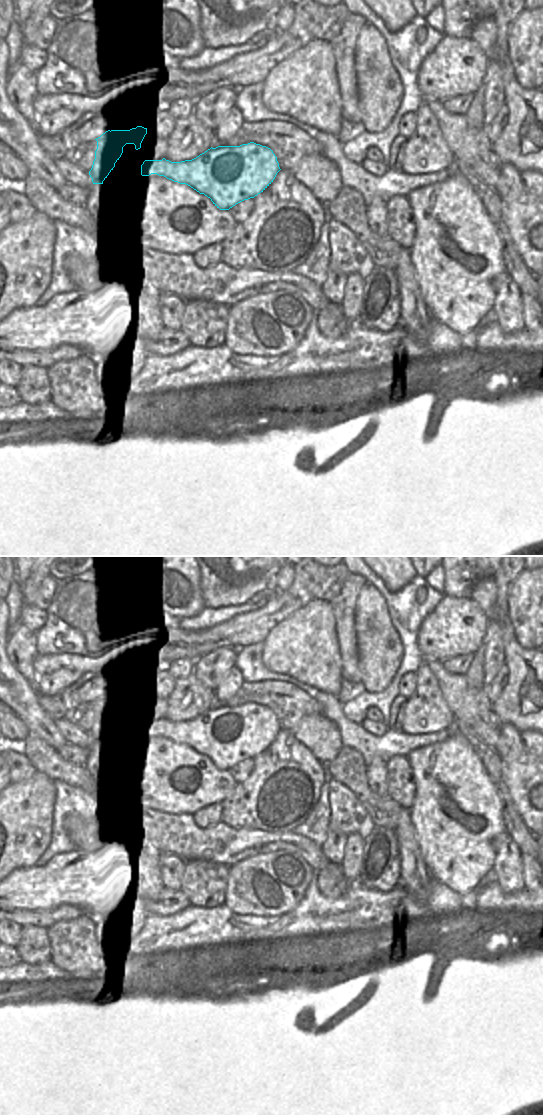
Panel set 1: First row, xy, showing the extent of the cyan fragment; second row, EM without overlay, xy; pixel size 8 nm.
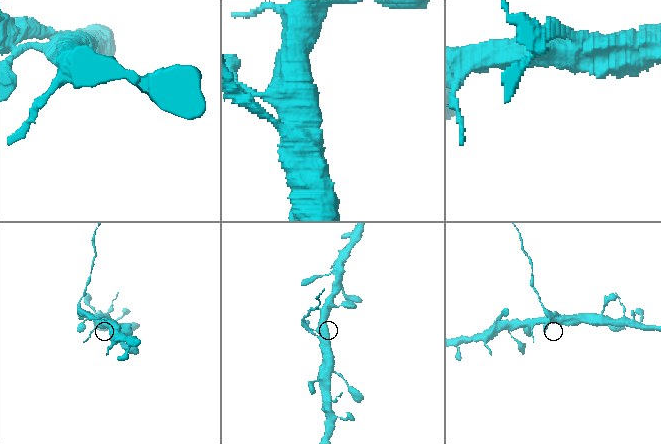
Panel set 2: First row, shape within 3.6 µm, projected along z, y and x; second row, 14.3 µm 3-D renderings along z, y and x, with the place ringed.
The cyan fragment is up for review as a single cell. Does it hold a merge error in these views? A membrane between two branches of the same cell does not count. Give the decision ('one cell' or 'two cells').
two cells

